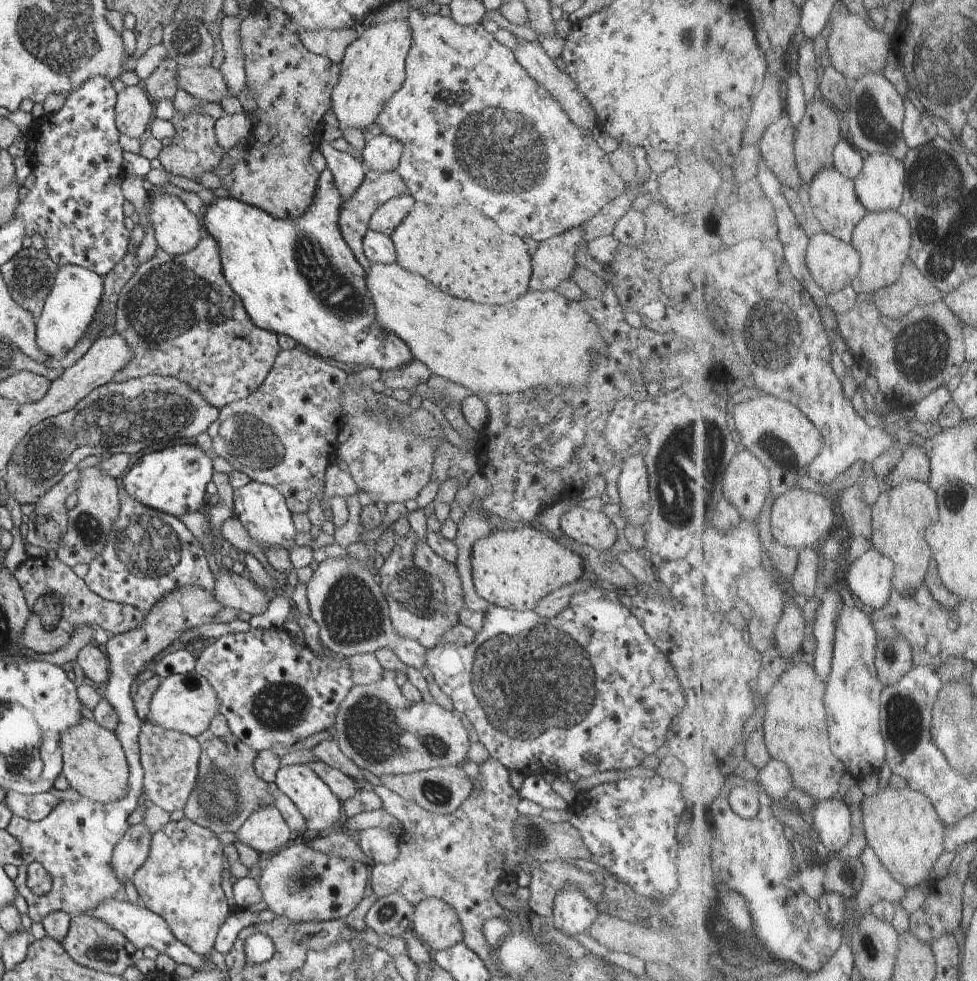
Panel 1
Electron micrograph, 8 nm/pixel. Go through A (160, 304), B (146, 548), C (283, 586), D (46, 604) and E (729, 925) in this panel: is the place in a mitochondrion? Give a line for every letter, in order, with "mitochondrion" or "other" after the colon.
A: mitochondrion
B: mitochondrion
C: other
D: mitochondrion
E: mitochondrion

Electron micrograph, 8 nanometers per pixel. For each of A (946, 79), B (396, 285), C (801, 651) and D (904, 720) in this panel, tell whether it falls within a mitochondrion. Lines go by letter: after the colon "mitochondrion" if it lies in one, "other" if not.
A: mitochondrion
B: other
C: other
D: mitochondrion

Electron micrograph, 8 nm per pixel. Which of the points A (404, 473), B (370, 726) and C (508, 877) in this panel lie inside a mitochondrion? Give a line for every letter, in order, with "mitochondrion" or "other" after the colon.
A: other
B: mitochondrion
C: other

